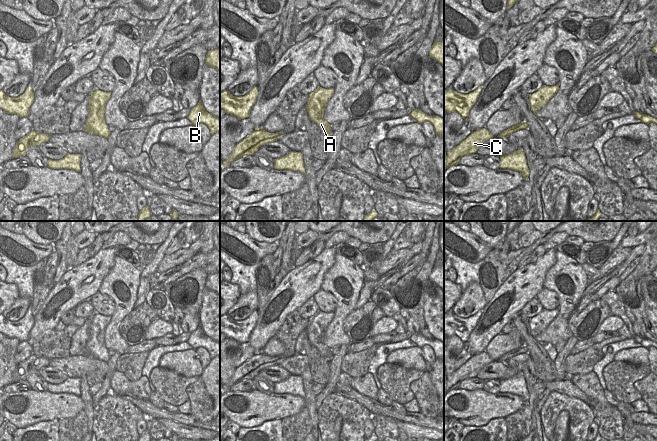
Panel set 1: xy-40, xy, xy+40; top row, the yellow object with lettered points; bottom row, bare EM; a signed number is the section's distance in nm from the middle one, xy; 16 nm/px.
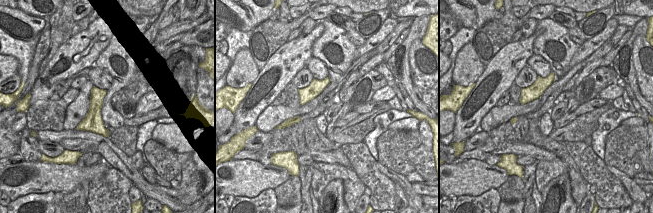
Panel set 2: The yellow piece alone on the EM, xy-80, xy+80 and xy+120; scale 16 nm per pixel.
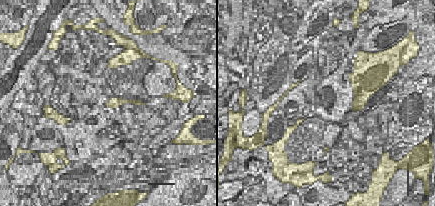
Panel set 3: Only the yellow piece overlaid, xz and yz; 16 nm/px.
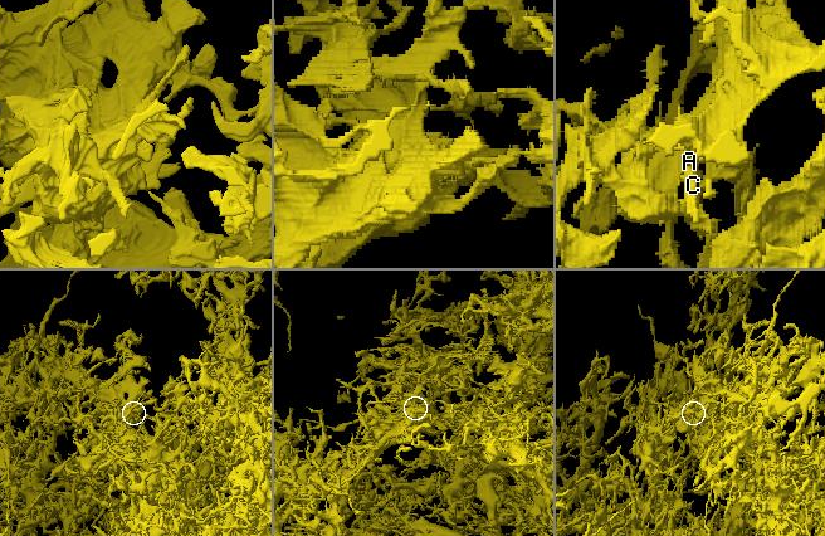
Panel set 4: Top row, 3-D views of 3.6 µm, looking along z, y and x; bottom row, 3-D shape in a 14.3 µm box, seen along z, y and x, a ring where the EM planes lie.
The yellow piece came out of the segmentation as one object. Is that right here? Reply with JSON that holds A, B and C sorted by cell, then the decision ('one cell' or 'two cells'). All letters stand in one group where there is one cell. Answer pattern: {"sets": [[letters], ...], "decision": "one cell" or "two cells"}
{"sets": [["A", "B"], ["C"]], "decision": "two cells"}

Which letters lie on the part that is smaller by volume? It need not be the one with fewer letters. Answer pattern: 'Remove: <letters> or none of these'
Remove: C

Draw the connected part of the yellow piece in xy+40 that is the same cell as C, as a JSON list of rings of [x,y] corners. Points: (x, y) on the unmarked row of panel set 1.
[[[484,351],[473,355],[466,363],[447,376],[444,393],[457,389],[463,380],[477,377],[478,372],[494,360]]]

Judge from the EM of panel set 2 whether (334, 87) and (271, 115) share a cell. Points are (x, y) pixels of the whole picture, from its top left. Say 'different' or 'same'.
same

